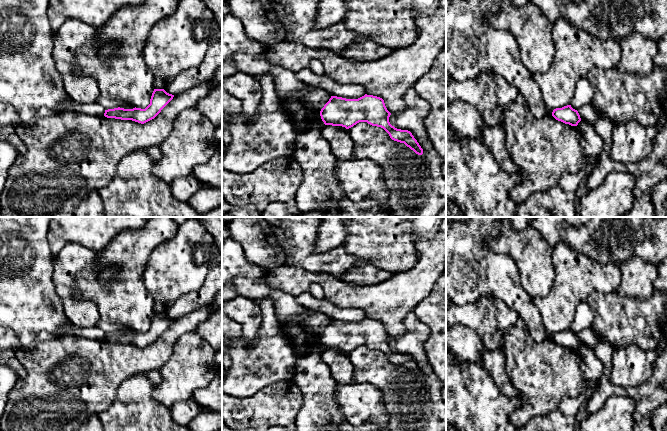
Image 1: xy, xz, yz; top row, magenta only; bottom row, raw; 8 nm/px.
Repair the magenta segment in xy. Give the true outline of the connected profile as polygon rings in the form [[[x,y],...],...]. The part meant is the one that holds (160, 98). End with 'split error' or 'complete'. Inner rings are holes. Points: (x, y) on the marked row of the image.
[[[154,89],[150,104],[145,108],[114,108],[105,110],[104,116],[121,120],[132,120],[144,124],[154,119],[161,110],[173,99],[174,95],[167,93],[164,89]]]; complete

